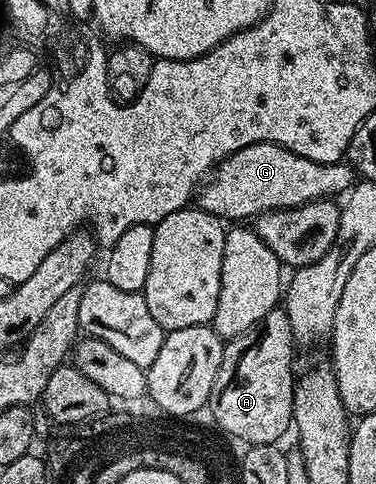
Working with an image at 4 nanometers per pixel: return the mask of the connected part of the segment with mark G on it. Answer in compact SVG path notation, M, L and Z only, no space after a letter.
M257 142L240 148L235 154L229 154L223 162L215 165L212 173L205 179L204 185L197 191L196 206L197 209L221 218L227 223L238 224L243 220L253 220L269 210L287 210L338 196L334 194L345 195L355 182L356 171L345 161L317 162L284 148L281 142Z

